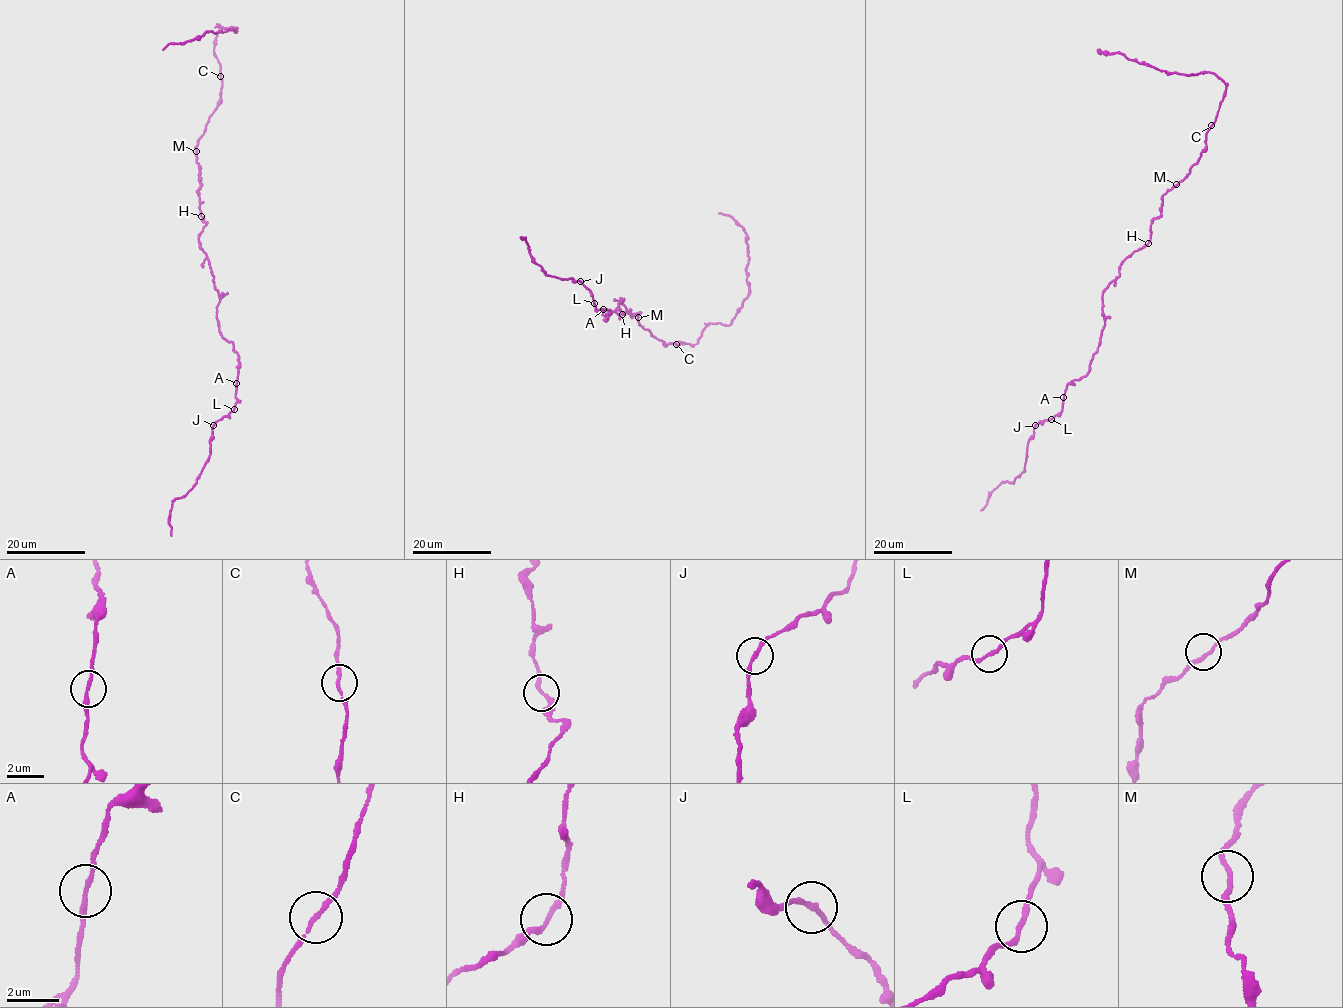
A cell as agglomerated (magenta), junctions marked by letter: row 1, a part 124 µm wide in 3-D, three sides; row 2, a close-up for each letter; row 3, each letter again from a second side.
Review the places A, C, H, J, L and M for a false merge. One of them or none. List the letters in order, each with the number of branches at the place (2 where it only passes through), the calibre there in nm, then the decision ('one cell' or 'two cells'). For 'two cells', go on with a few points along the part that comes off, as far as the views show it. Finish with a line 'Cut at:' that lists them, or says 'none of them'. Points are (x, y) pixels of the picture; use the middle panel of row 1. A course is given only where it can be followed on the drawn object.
A: 2 branches meet; 180 nm thick; one cell
C: 2 branches meet; 160 nm thick; one cell
H: 2 branches meet; 190 nm thick; one cell
J: 2 branches meet; 180 nm thick; one cell
L: 2 branches meet; 180 nm thick; one cell
M: 2 branches meet; 180 nm thick; one cell
Cut at: none of them

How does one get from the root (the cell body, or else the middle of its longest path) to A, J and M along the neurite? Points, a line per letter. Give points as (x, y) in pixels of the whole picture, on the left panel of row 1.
A: (202, 216), (206, 223), (198, 237), (200, 247), (207, 255), (219, 296), (219, 330), (237, 354), (236, 383)
J: (202, 216), (206, 223), (200, 247), (219, 296), (219, 330), (232, 342), (239, 364), (235, 407), (213, 425)
M: (202, 216), (196, 151)

